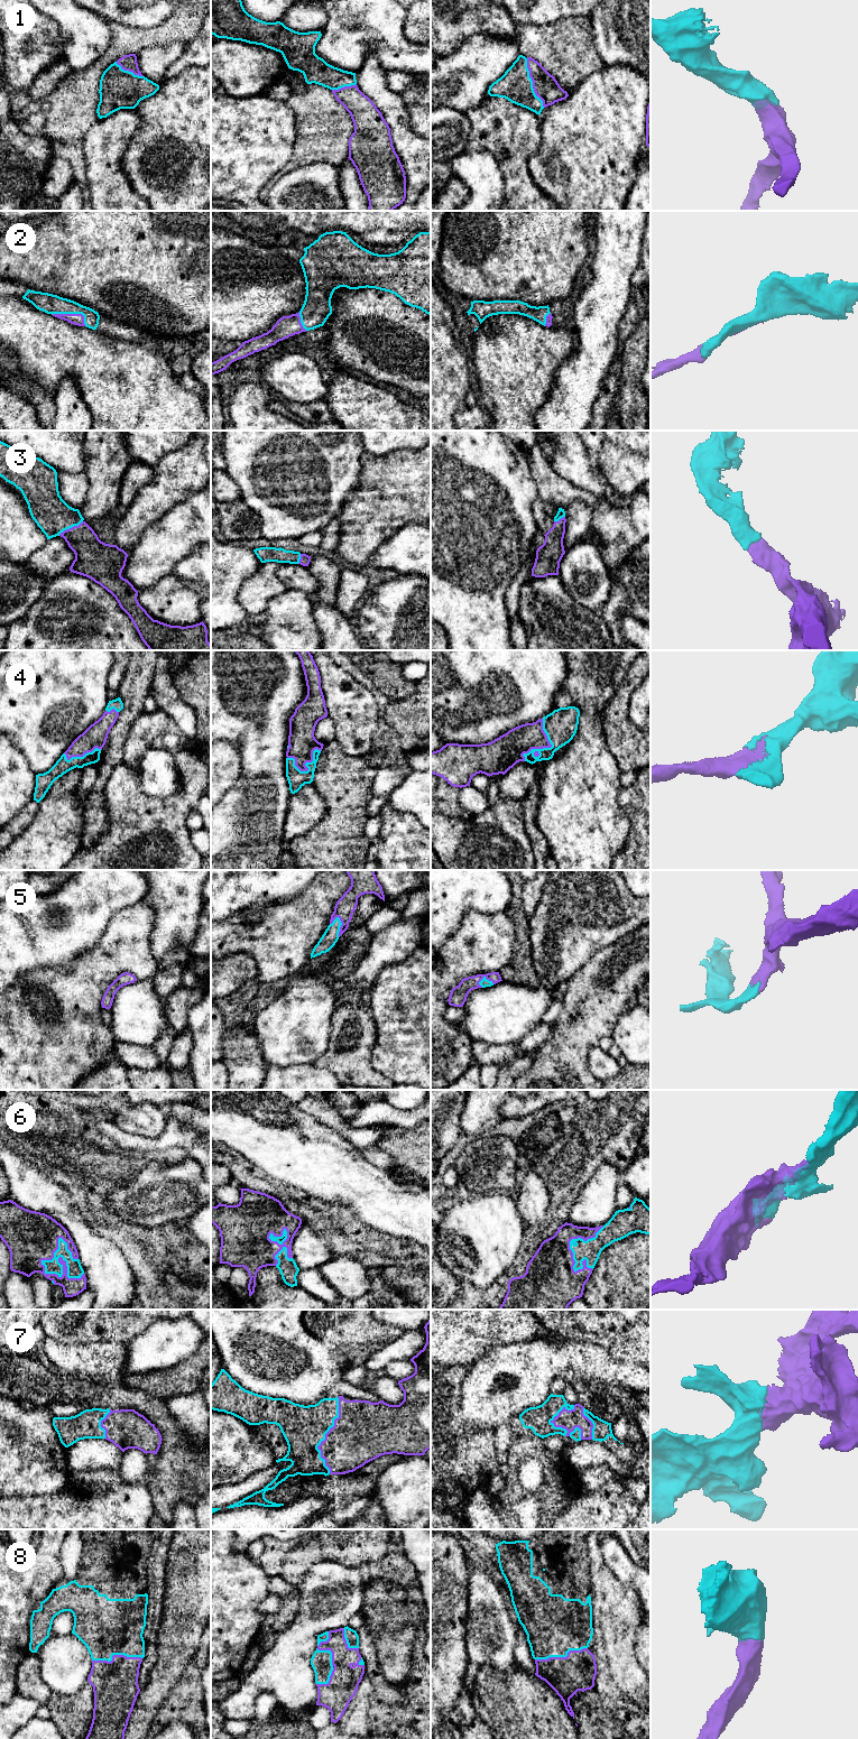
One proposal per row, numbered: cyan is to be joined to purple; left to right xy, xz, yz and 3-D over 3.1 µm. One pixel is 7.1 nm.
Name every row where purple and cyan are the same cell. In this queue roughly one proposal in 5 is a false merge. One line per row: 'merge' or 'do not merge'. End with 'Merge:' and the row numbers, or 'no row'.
1: merge
2: merge
3: merge
4: merge
5: merge
6: merge
7: merge
8: merge
Merge: 1, 2, 3, 4, 5, 6, 7, 8

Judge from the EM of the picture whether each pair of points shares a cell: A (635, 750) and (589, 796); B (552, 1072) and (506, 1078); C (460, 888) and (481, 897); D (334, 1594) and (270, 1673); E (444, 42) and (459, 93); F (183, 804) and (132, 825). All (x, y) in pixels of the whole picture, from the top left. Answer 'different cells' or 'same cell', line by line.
A: different cells
B: different cells
C: same cell
D: same cell
E: different cells
F: same cell

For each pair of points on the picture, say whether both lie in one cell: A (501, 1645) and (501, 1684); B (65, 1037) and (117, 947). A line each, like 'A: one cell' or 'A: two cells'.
A: two cells
B: one cell

